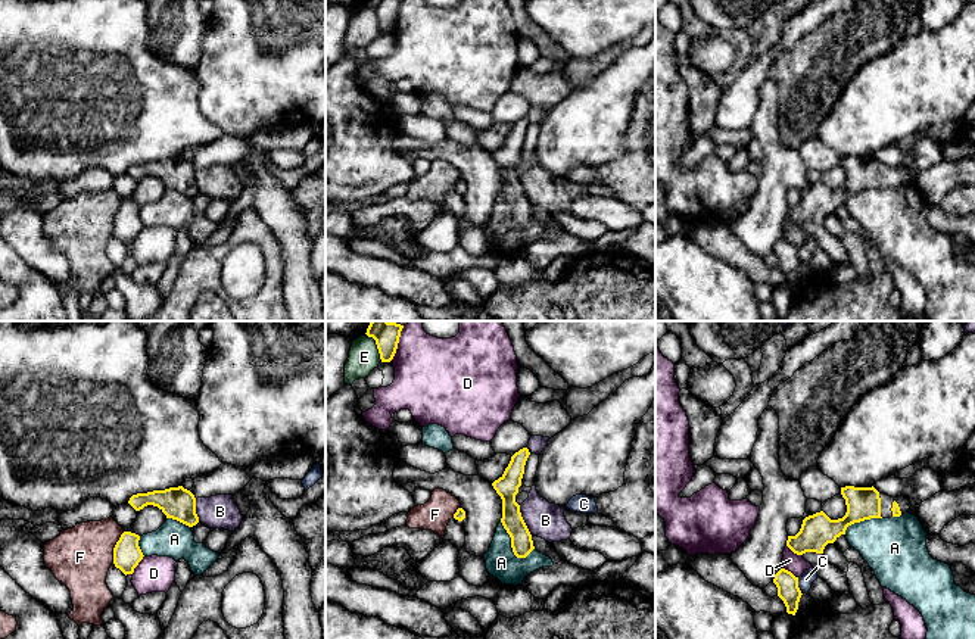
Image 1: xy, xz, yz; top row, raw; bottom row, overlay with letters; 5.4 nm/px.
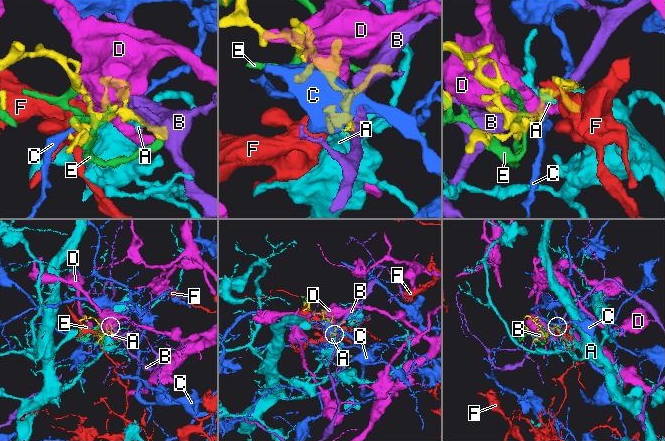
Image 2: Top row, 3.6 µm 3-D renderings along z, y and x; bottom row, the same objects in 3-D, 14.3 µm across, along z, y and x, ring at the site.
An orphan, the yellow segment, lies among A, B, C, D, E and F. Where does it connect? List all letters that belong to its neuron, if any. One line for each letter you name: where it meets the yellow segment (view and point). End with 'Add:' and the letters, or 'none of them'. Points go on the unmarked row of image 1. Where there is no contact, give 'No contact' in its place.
Add: none of them

